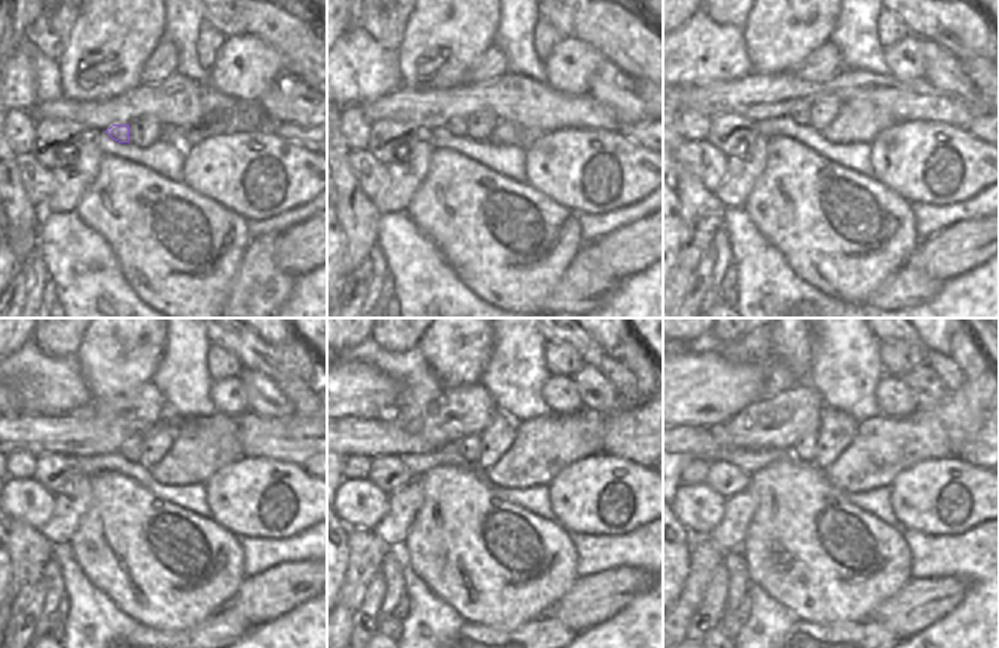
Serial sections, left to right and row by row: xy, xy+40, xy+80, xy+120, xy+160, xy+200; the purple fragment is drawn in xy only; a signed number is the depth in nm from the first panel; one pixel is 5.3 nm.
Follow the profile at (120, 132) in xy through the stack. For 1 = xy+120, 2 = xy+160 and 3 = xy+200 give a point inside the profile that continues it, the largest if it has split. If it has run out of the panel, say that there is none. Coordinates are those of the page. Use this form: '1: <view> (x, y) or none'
1: xy+120 (131, 449)
2: xy+160 (468, 447)
3: xy+200 (804, 450)

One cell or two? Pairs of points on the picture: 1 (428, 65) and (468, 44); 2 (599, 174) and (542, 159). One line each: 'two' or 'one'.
1: one
2: one

